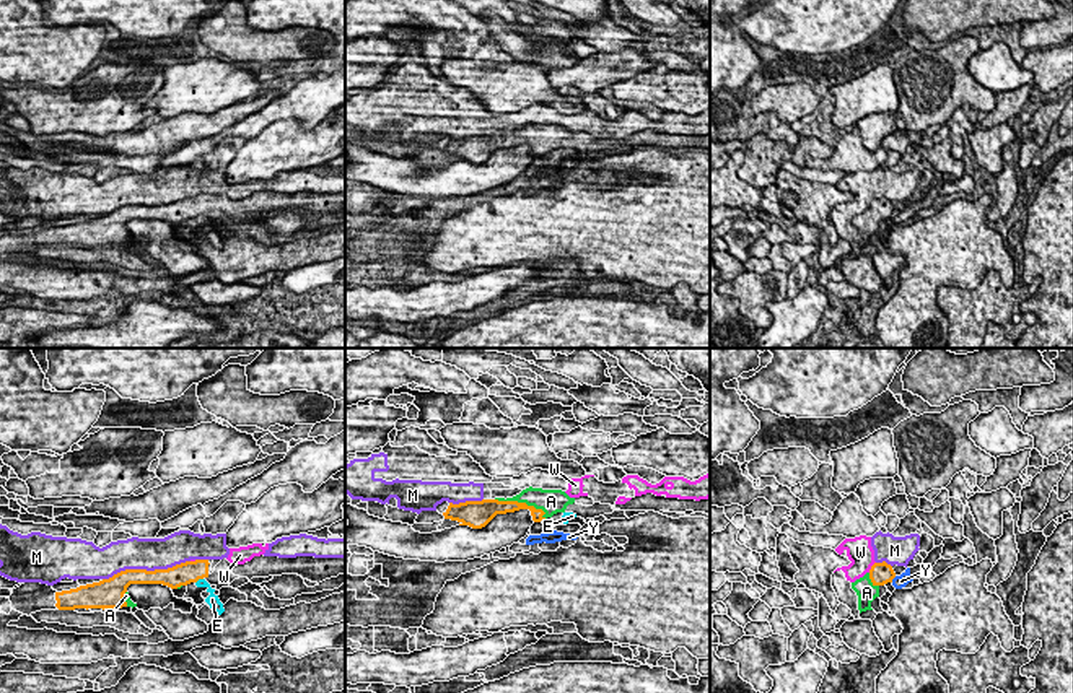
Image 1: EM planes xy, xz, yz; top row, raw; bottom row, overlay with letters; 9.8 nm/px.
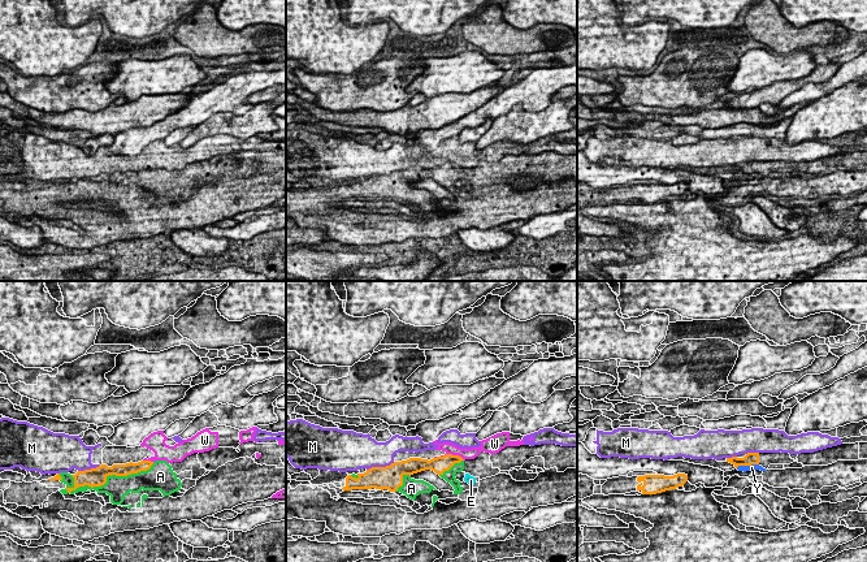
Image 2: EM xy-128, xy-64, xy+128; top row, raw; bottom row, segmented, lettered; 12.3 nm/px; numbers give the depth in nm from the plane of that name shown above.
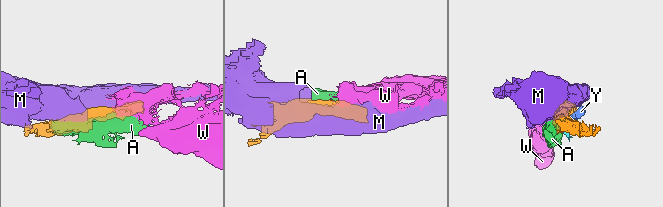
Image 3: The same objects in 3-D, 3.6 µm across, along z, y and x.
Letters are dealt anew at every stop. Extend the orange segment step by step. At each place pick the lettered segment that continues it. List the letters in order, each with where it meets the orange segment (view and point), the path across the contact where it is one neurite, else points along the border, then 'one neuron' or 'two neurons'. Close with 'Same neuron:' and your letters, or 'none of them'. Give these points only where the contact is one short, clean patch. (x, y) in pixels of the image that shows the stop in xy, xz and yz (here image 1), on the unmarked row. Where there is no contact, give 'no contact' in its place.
A: meets orange in xz at (523, 139); one neuron
E: meets orange in xy at (199, 213); border along xy (202, 213), (196, 218); two neurons
M: meets orange in xy at (145, 205); two neurons
W: meets orange in yz at (871, 202); two neurons
Y: meets orange in yz at (893, 213); border along yz (896, 212), (891, 217); two neurons
Same neuron: A

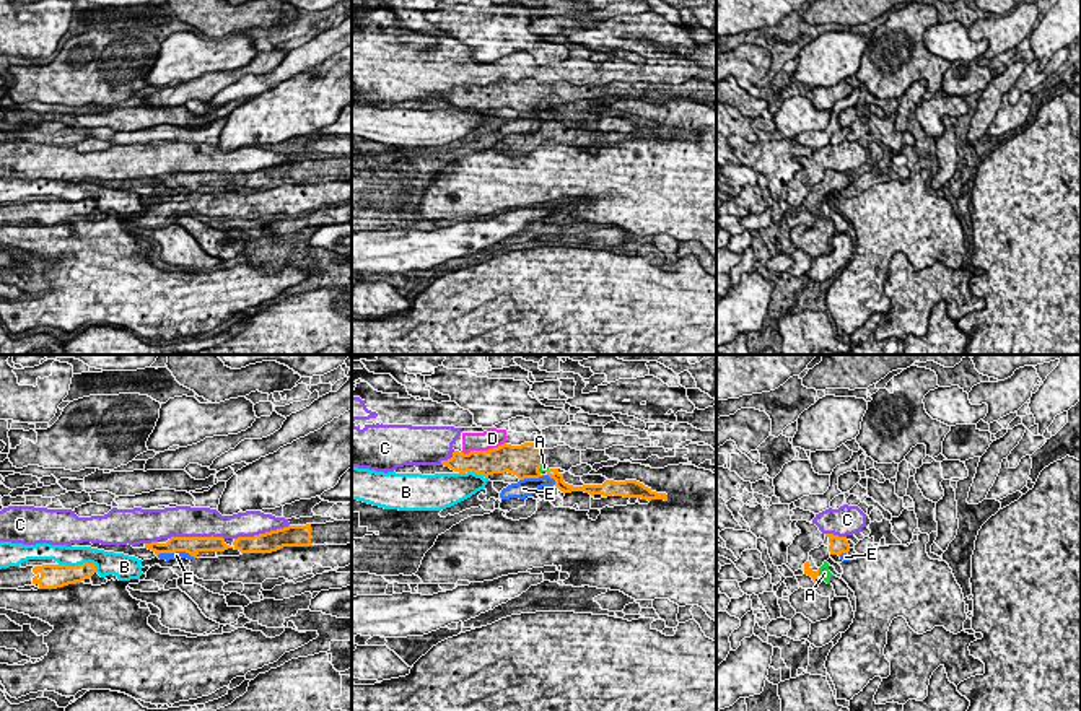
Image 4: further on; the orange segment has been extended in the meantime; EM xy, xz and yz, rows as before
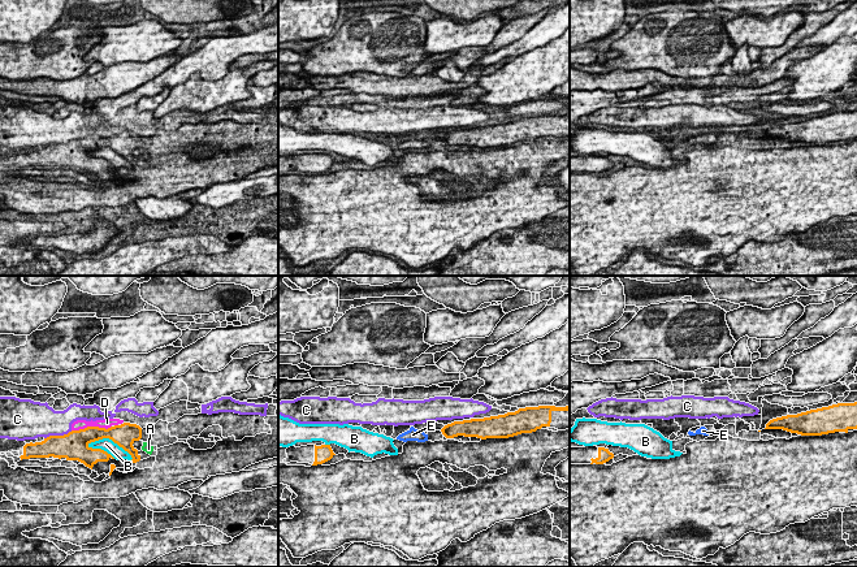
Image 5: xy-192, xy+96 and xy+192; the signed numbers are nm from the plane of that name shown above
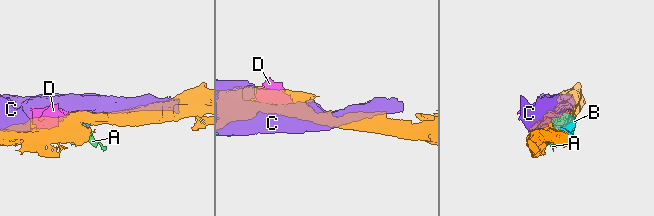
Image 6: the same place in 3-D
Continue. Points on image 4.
A: meets orange in xz at (539, 103); two neurons
B: meets orange in xy at (80, 200); two neurons
C: meets orange in xy at (261, 170); two neurons
D: meets orange in xz at (482, 87); two neurons
E: meets orange in xy at (176, 186); border along xy (157, 191), (188, 187), (194, 192); two neurons
Same neuron: none of them

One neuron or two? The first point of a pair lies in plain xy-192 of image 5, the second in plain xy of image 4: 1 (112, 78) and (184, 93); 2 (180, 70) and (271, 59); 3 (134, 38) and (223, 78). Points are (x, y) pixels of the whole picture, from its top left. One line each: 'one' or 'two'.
1: one
2: two
3: two

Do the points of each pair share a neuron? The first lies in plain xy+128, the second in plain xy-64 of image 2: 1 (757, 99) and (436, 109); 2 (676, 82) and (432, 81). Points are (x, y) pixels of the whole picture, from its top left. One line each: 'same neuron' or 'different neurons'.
1: same neuron
2: different neurons

